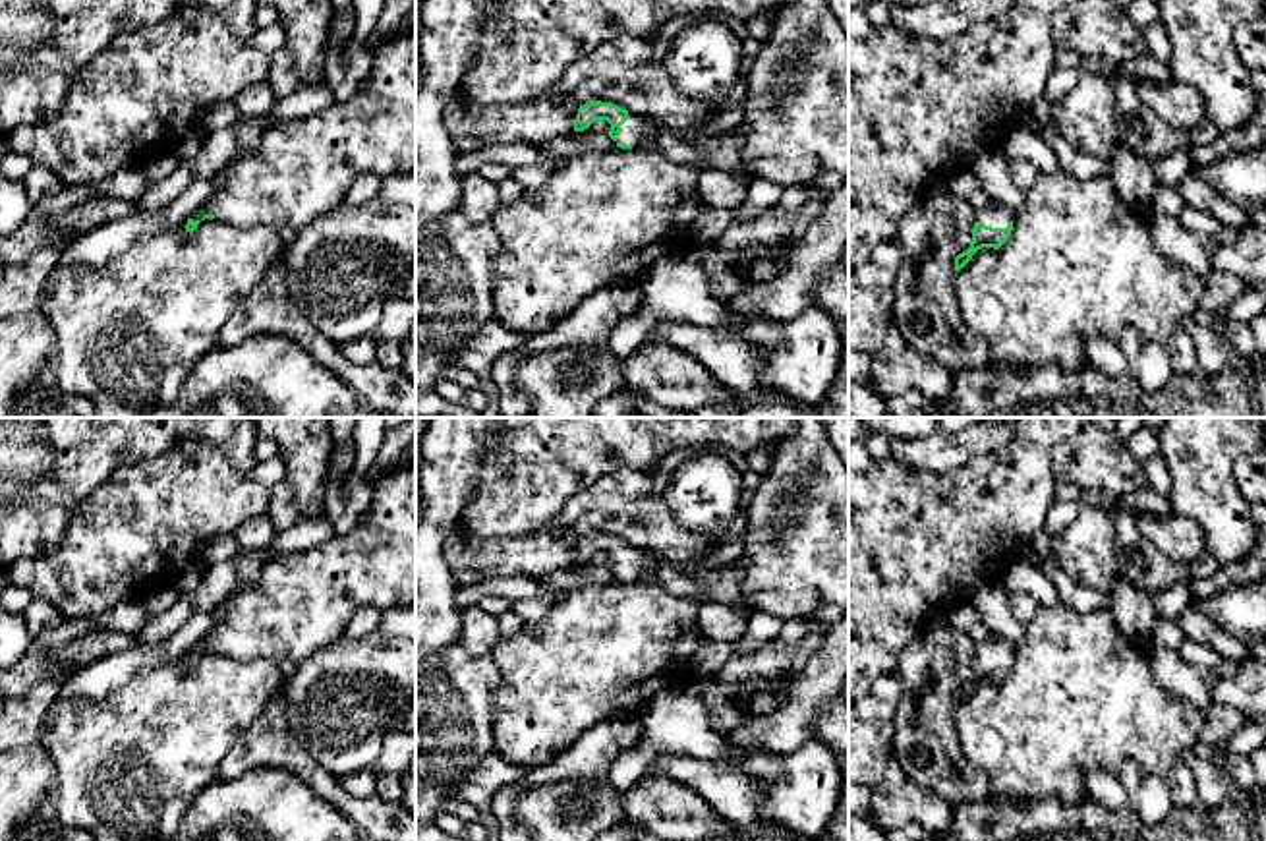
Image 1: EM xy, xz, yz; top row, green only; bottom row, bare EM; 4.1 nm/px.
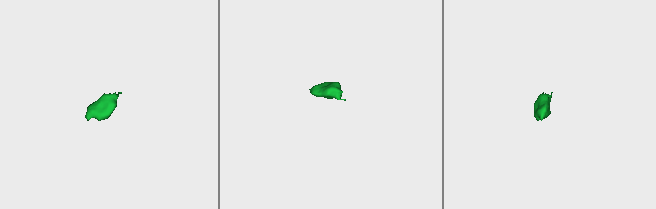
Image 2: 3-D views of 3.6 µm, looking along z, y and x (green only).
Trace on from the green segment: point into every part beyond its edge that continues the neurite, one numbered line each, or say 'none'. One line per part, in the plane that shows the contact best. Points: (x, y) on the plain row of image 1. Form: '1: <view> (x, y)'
1: xz (632, 565)

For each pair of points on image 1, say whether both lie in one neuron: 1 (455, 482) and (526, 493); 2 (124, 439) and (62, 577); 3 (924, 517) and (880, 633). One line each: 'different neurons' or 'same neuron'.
1: different neurons
2: different neurons
3: same neuron

